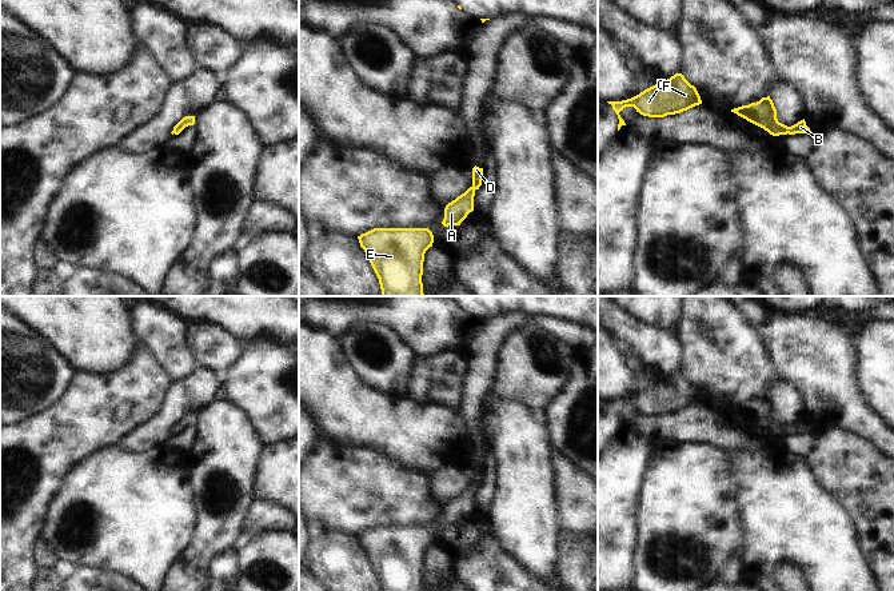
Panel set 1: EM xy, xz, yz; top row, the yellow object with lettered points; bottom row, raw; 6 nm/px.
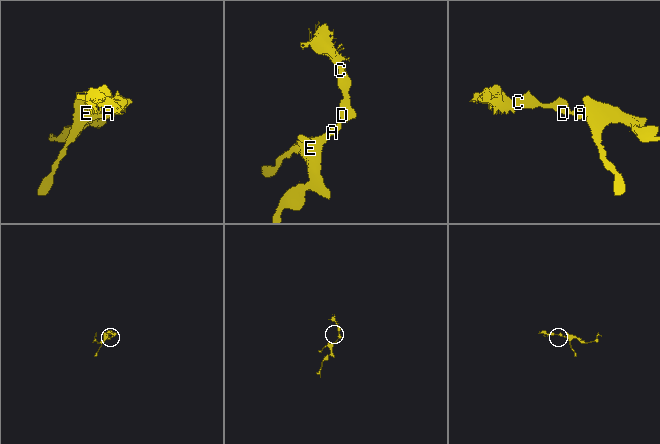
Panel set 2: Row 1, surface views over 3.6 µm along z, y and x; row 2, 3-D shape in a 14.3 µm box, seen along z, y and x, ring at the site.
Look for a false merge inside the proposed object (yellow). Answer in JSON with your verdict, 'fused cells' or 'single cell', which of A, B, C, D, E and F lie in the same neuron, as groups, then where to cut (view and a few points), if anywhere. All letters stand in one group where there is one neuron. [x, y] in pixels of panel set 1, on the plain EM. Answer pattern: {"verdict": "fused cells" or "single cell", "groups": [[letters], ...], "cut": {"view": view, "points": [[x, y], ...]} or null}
{"verdict": "single cell", "groups": [["A", "B", "C", "D", "E", "F"]], "cut": null}

